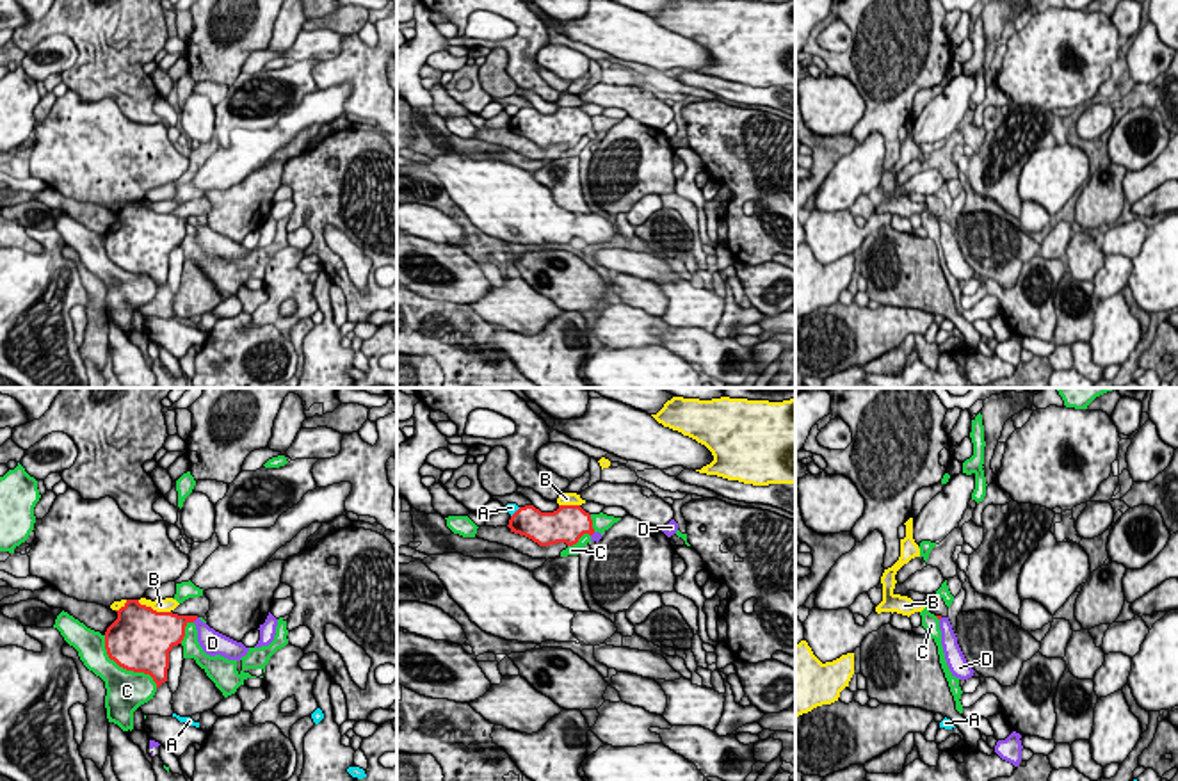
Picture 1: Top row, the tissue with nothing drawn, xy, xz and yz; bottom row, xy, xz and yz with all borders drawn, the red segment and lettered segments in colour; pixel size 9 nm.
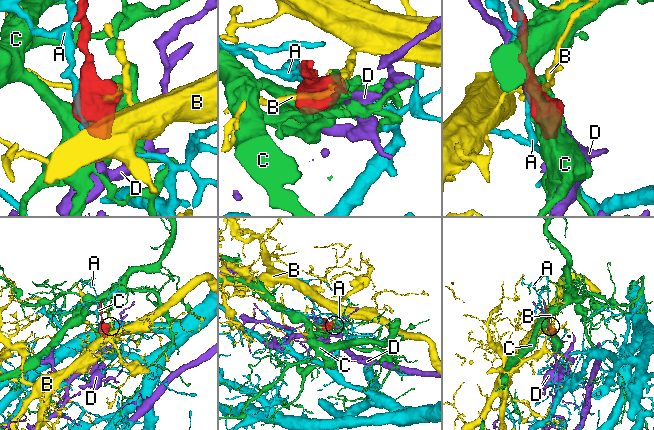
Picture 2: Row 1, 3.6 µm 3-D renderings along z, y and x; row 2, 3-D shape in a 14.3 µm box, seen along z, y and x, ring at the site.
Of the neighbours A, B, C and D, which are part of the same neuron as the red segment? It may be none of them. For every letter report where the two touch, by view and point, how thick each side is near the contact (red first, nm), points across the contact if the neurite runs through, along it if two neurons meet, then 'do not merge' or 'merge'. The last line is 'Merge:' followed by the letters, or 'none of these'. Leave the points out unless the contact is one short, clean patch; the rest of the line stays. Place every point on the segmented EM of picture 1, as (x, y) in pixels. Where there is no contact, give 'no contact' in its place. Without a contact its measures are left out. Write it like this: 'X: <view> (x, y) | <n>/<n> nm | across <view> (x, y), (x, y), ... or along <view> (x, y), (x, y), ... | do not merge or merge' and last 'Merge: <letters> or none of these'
A: xz (515, 513) | 280/100 nm | do not merge
B: xy (152, 609) | 500/130 nm | do not merge
C: xy (125, 668) | 500/360 nm | do not merge
D: xy (194, 619) | 280/200 nm | across xy (169, 628), (184, 619), (194, 619), (210, 641) | merge
Merge: D

